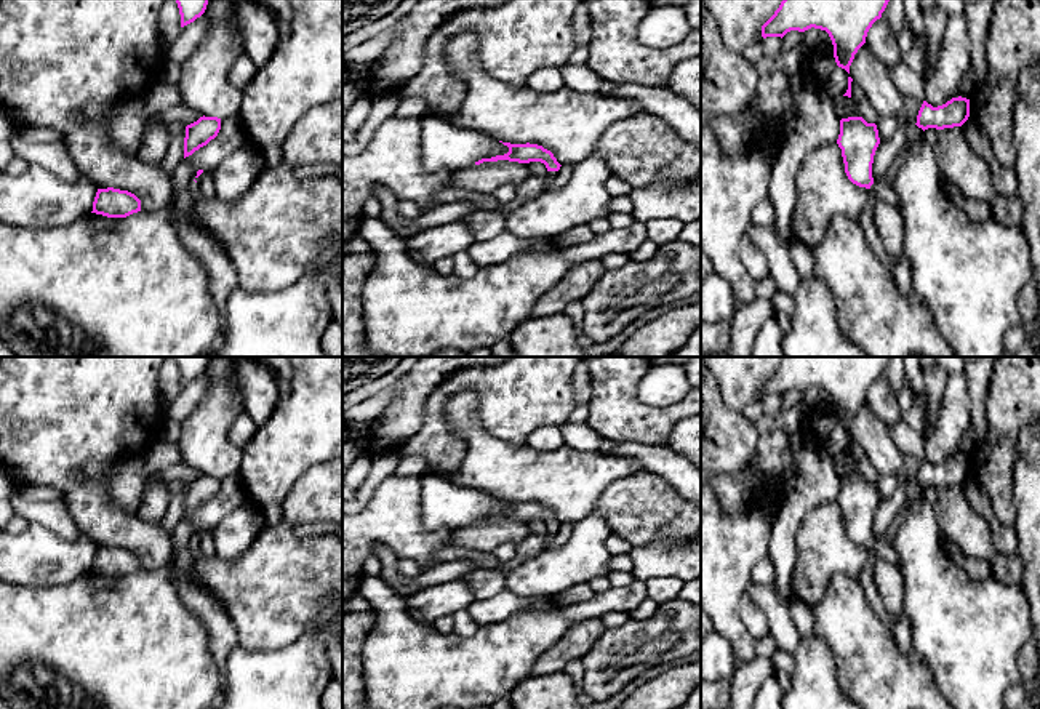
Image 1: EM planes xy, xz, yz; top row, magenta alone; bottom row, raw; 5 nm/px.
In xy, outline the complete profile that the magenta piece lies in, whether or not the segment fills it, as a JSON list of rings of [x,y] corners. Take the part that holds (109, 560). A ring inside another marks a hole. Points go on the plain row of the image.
[[[114,546],[98,547],[93,570],[107,576],[126,576],[141,570],[141,559],[128,551]]]

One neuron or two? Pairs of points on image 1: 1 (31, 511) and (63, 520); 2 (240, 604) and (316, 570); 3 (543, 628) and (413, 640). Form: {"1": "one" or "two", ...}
{"1": "one", "2": "one", "3": "one"}

